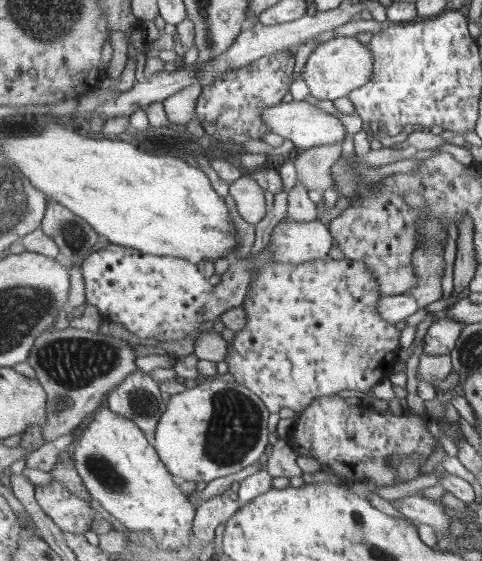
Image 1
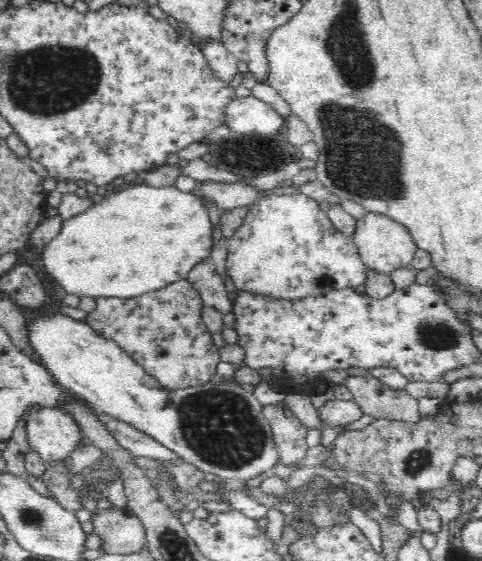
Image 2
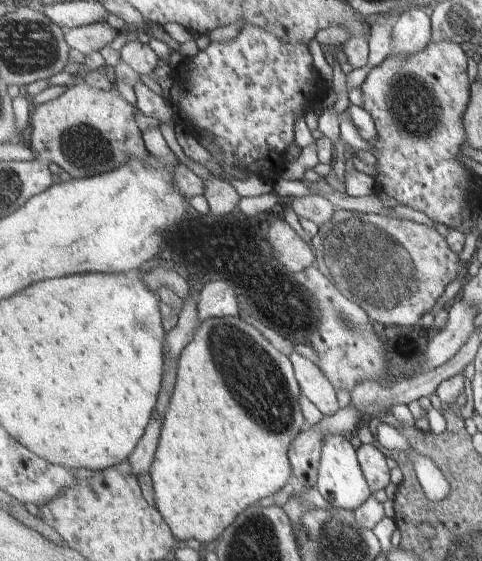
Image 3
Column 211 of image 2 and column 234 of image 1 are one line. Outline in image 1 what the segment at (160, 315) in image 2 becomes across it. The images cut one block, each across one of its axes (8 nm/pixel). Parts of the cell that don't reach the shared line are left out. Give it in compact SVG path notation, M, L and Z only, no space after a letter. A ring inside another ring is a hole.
M327 255L301 264L269 263L258 274L258 278L252 282L251 289L243 301L242 307L247 312L247 325L243 327L243 330L235 332L234 339L229 343L229 356L225 357L225 362L228 363L228 372L240 385L247 386L253 394L259 394L259 398L274 412L279 412L281 408L290 408L296 414L300 414L317 397L338 395L343 390L369 392L374 385L377 386L379 382L389 379L393 373L397 372L400 363L397 354L399 354L399 346L401 346L401 330L395 324L387 322L387 319L384 319L383 315L379 313L379 300L382 297L382 291L379 288L381 288L381 283L378 282L367 263L345 256L343 259L335 260Z

